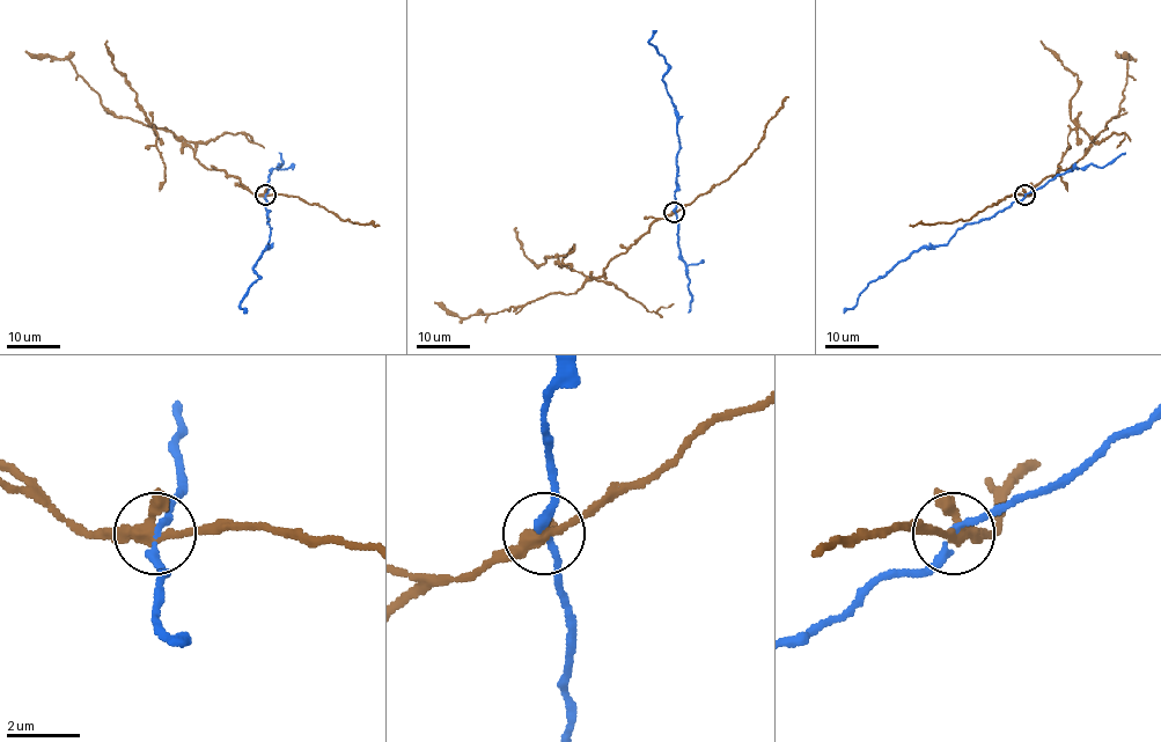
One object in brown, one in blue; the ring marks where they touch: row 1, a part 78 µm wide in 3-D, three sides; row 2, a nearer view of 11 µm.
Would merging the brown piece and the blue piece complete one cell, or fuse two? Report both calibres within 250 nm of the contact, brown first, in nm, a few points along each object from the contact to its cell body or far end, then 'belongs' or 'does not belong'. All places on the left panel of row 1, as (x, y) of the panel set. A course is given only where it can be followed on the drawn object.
360 nm thick on the brown side, 190 nm on the other; brown runs (265, 196), (252, 193), (237, 177), (207, 169), (164, 127), (112, 115), (68, 59), (24, 51); blue runs (265, 196), (270, 227), (266, 248), (254, 267), (258, 274), (240, 306), (248, 311); does not belong

